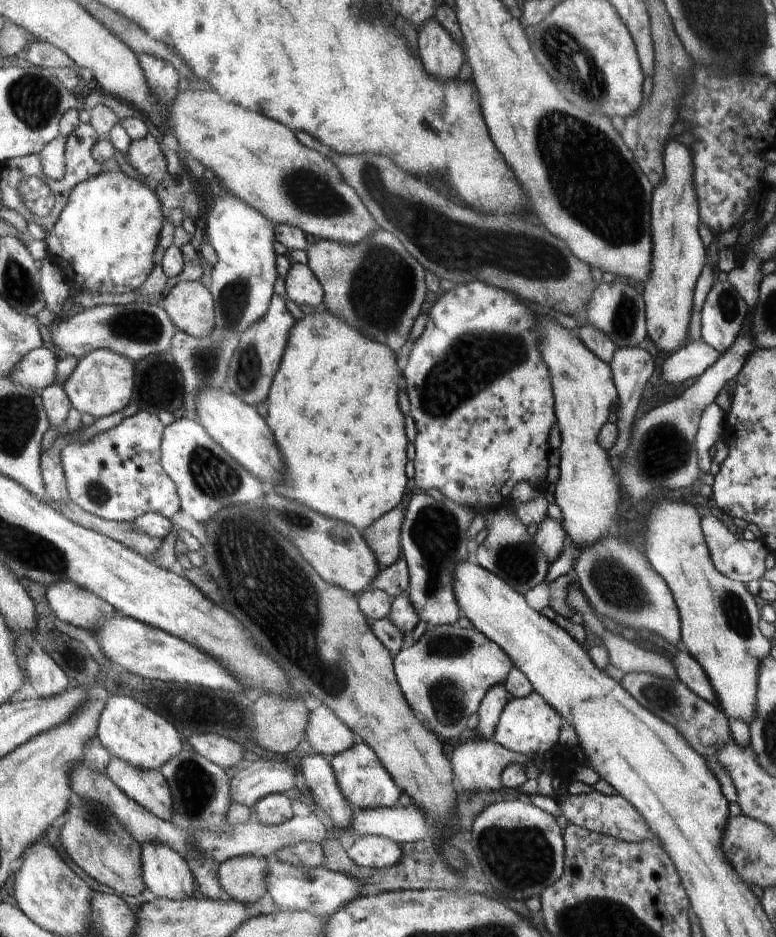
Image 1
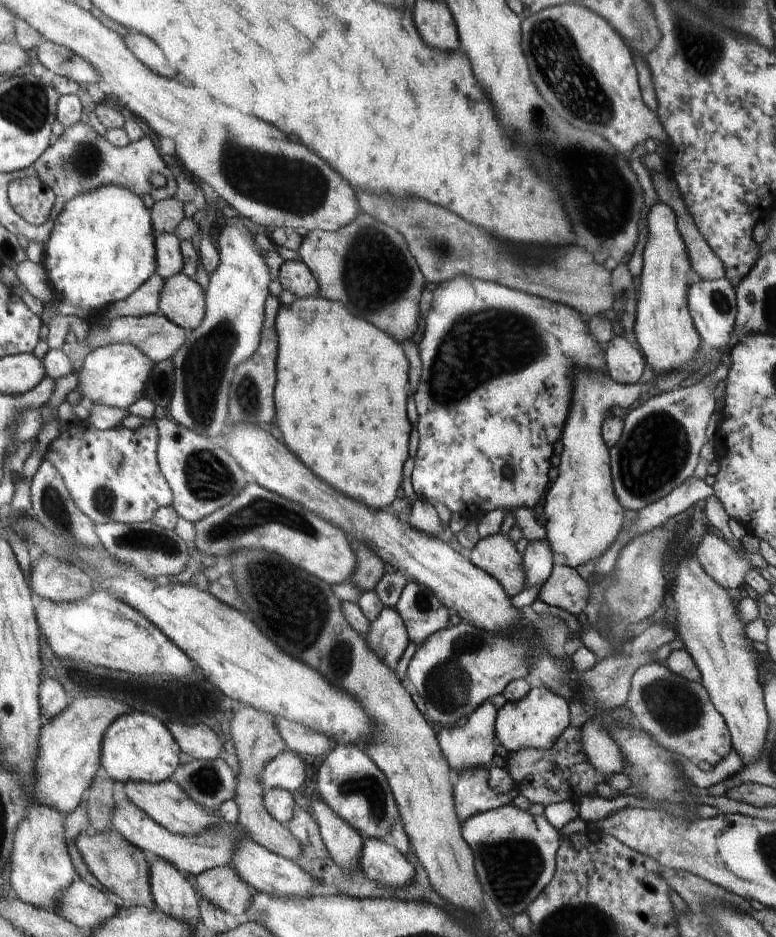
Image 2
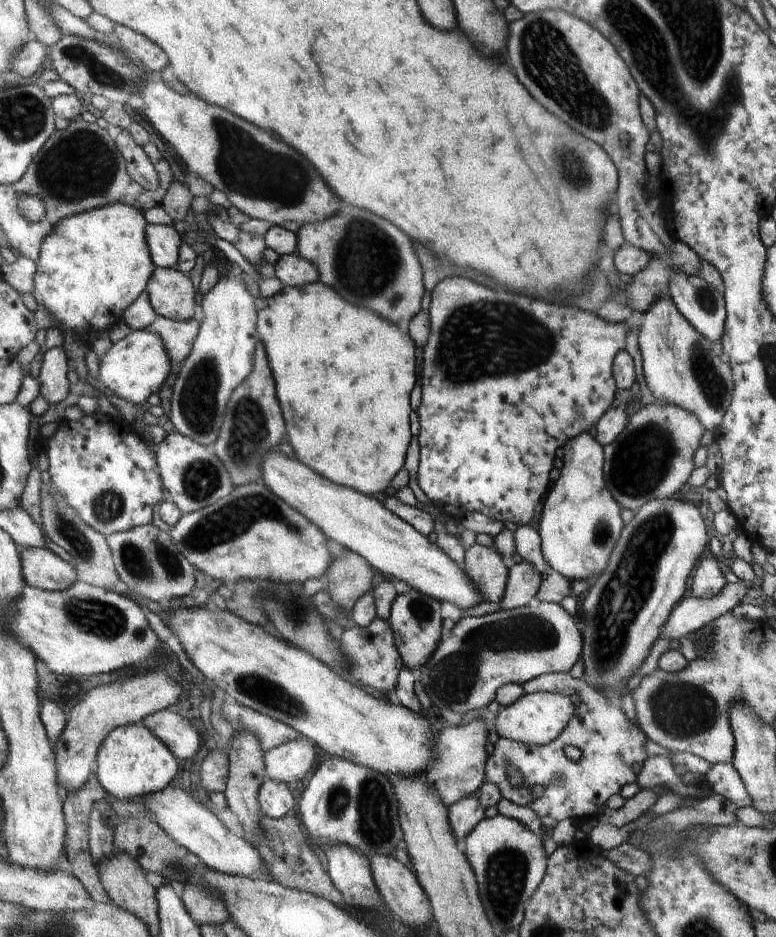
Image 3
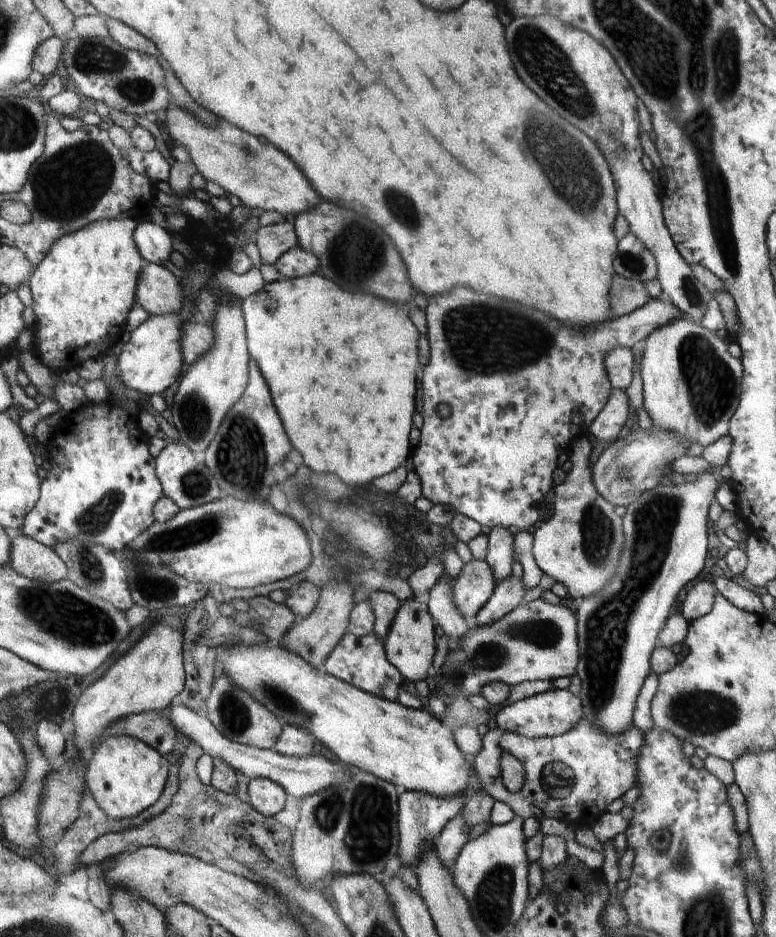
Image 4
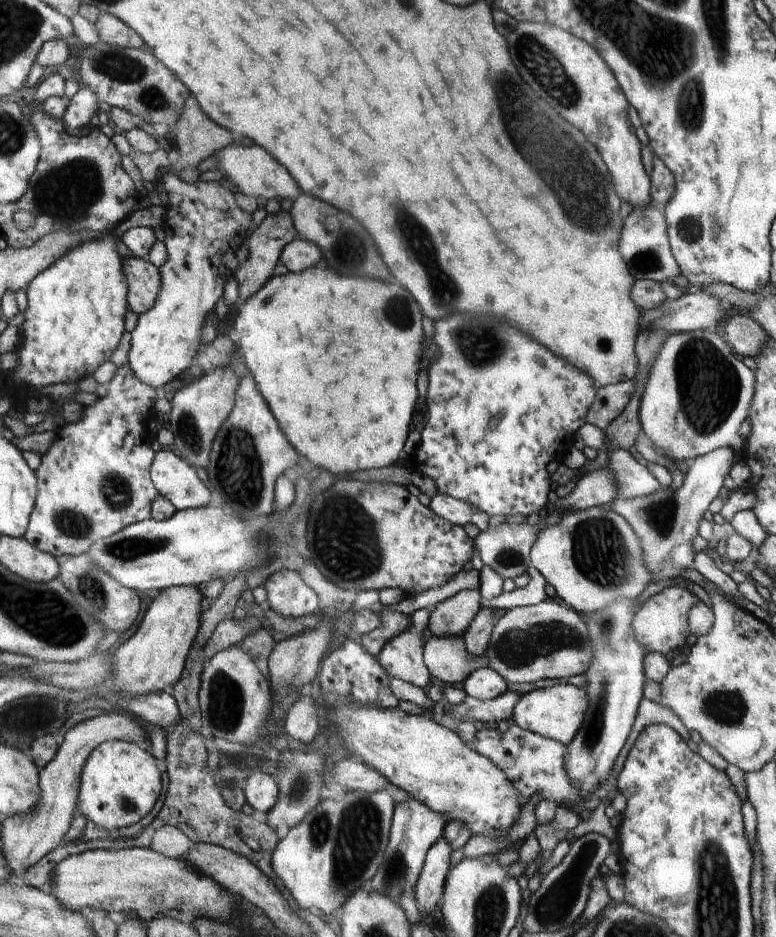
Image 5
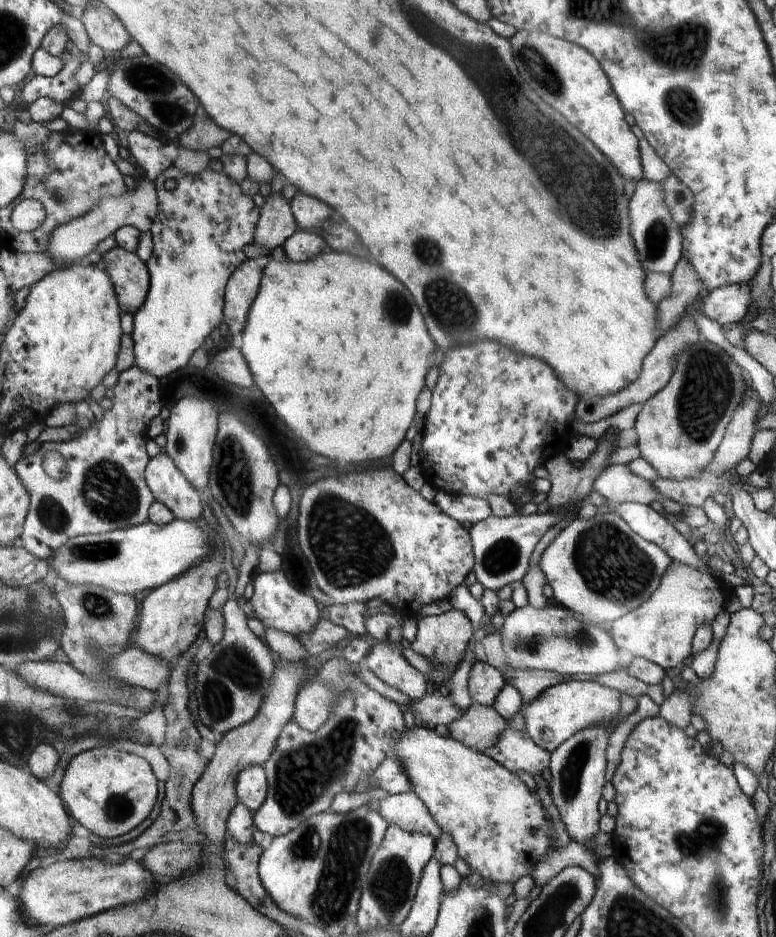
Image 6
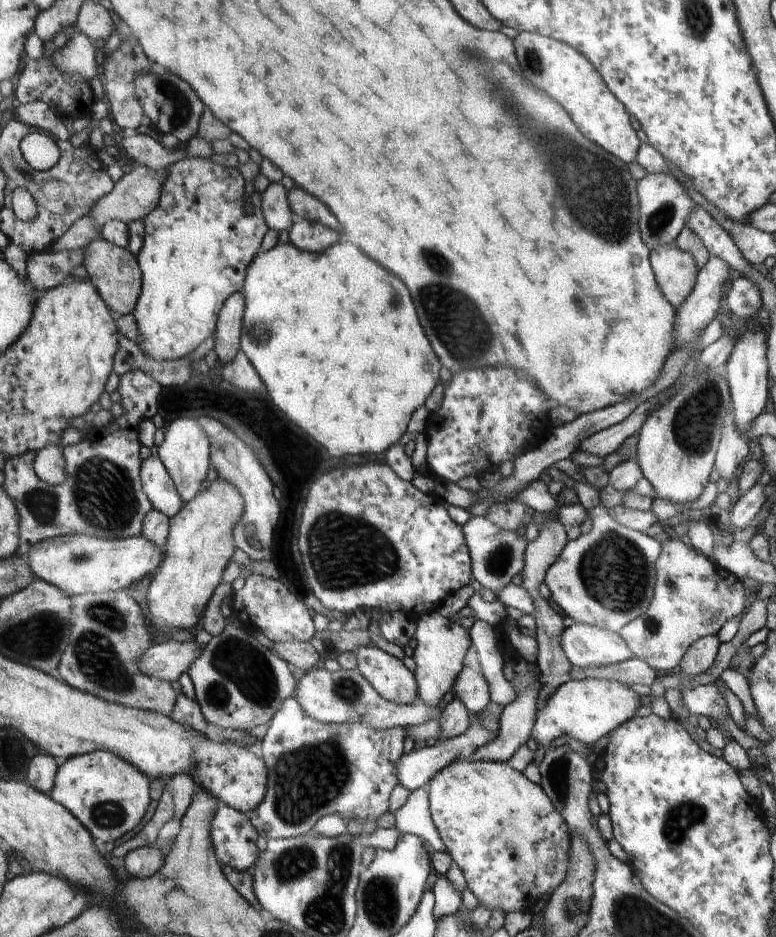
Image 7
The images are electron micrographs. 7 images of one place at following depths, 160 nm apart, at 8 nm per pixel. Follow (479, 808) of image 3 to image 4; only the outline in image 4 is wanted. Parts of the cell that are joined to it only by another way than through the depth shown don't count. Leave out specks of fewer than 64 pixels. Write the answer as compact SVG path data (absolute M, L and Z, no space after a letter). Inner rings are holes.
M461 813L452 820L439 834L439 838L433 848L435 855L440 859L447 870L451 872L462 847L468 841L469 827L462 818Z

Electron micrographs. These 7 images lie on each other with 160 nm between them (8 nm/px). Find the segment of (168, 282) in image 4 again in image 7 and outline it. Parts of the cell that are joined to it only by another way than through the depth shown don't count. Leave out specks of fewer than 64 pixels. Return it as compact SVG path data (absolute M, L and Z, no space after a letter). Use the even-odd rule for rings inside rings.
M99 238L85 249L85 265L109 308L119 312L121 316L132 313L142 292L142 271L138 258L130 250L108 239Z

